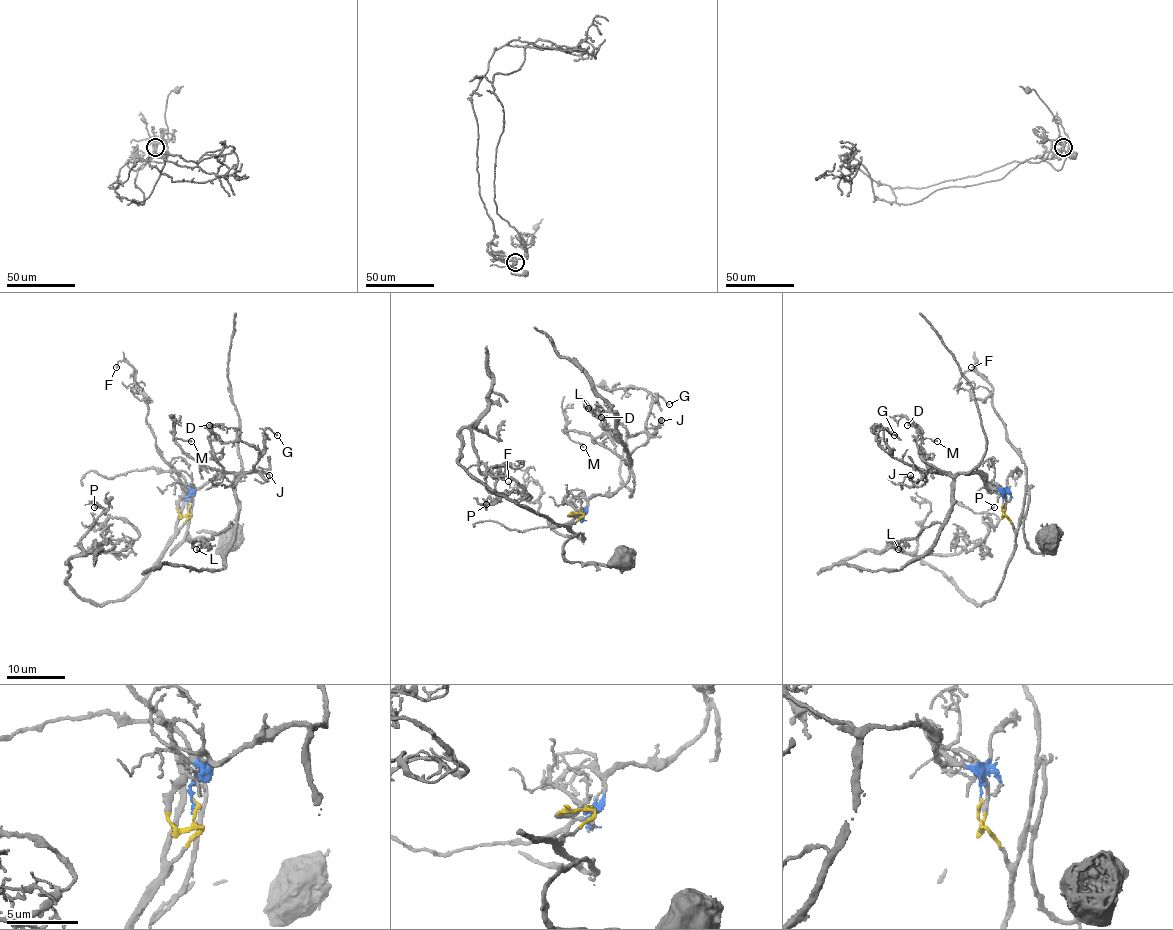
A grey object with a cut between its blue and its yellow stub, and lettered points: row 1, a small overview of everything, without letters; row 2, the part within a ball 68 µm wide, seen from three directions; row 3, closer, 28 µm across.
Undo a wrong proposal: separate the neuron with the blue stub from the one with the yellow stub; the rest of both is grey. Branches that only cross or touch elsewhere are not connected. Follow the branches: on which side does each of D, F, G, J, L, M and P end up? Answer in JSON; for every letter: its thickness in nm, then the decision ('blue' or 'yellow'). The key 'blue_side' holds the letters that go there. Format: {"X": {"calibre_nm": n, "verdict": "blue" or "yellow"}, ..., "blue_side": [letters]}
{"D": {"calibre_nm": 180, "verdict": "blue"}, "F": {"calibre_nm": 150, "verdict": "yellow"}, "G": {"calibre_nm": 150, "verdict": "blue"}, "J": {"calibre_nm": 130, "verdict": "blue"}, "L": {"calibre_nm": 170, "verdict": "blue"}, "M": {"calibre_nm": 200, "verdict": "blue"}, "P": {"calibre_nm": 110, "verdict": "yellow"}, "blue_side": ["D", "G", "J", "L", "M"]}

